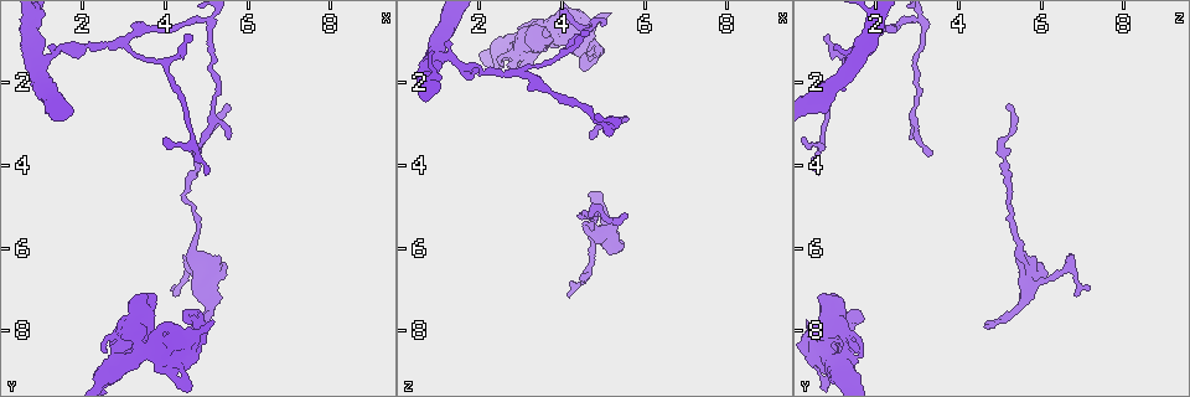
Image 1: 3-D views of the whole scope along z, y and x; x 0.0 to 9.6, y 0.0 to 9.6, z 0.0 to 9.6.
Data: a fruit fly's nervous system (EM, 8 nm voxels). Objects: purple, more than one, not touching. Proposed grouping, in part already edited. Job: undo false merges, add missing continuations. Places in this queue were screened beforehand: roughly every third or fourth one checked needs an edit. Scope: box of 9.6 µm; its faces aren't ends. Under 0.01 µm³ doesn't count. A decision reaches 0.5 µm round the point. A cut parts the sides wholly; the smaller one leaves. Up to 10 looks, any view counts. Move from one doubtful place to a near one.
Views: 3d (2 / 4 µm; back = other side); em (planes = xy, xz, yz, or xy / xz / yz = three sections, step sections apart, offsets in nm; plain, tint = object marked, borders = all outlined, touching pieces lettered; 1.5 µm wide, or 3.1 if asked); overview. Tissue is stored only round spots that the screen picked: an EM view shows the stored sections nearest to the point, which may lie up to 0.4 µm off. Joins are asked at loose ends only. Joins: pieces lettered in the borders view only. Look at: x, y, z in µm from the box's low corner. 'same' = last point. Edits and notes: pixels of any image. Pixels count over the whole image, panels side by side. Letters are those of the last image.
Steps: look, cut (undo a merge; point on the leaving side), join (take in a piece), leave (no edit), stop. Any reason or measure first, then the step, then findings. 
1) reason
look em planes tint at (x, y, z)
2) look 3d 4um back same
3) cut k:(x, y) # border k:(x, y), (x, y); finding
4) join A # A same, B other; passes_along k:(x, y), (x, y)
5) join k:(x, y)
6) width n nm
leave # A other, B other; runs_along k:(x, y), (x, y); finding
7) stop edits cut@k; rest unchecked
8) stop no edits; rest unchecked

look 3d 4um at (5.45, 6.35, 6.05)

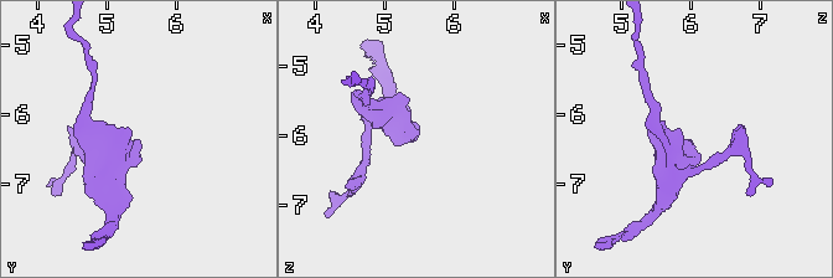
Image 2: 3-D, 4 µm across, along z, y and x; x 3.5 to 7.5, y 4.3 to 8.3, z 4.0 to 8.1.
look em planes borders at (5.40, 6.35, 6.05)

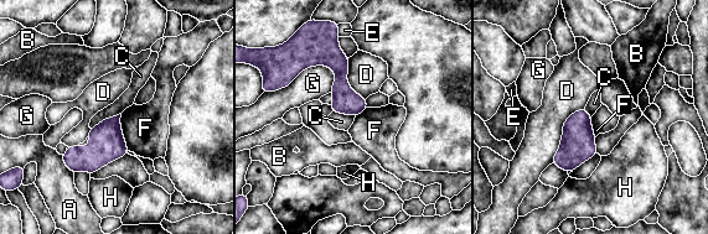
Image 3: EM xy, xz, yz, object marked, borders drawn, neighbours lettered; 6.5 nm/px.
longest_contact G 440 nm
leave # A other, B other, C other, D other, E other, F other, G other, H other; runs_along 3:(332, 46), (341, 90), (355, 112); no lettered piece goes on from it

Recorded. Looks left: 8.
tapers out
look em planes borders at (4.65, 3.80, 3.35)

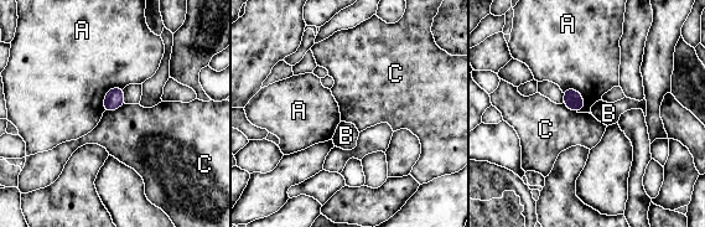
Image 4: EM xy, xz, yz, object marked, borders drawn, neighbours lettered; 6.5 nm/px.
leave # A other, B other, C other; border 4:(568, 87), (584, 101), (579, 112); none of them fits

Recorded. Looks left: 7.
sharp bend
look em yz step 4 tint at (4.70, 3.45, 0.70)

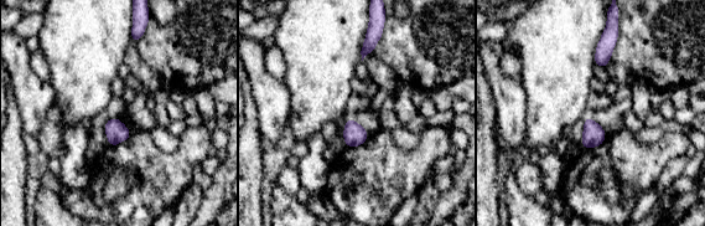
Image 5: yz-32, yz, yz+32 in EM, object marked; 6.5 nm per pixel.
cut it another way
look em planes tint same

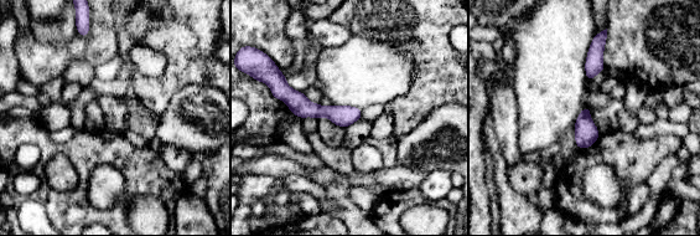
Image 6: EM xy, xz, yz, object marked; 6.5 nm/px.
what lies round it
look em planes borders same

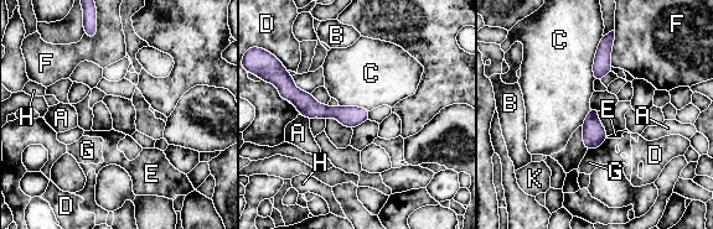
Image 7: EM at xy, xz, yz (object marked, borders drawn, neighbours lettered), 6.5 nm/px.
leave # A other, B other, C other, D other, E other, F other, G other, H other, K other; border 7:(603, 36), (594, 58), (593, 79); one neuron here

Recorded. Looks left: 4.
an open end
look em planes borders at (5.45, 2.50, 5.25)

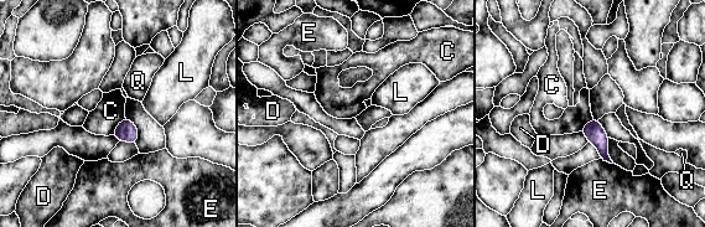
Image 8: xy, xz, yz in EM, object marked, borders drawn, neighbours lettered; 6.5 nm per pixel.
longest_contact C 140 nm
leave # C other, D other, E other, L other, Q other; none of them fits

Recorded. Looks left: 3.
stop no edits; rest unchecked

